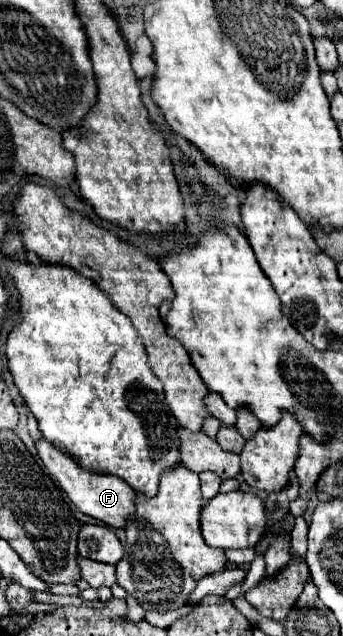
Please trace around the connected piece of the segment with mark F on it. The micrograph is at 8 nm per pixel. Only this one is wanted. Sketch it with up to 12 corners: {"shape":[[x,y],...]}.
{"shape":[[45,437],[39,459],[79,511],[111,527],[133,517],[133,489],[93,473]]}

